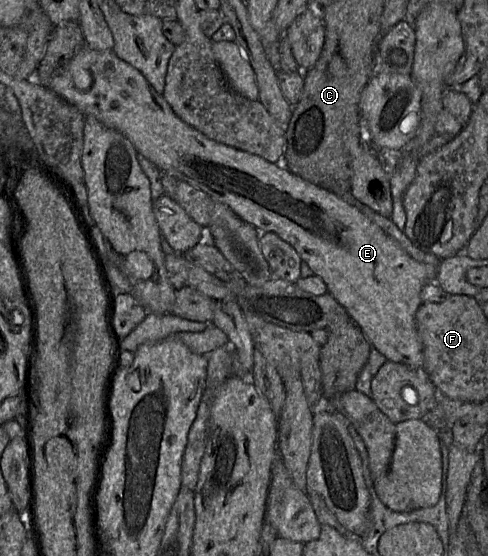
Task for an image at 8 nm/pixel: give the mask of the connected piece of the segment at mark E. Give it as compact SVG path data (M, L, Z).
M83 46L68 62L63 71L54 77L49 86L58 96L74 105L85 116L92 116L107 128L113 129L124 135L135 147L138 153L150 160L161 172L170 174L175 178L185 181L194 188L208 194L214 202L221 202L227 205L239 218L254 226L260 232L274 232L284 241L288 242L298 252L302 260L312 269L314 275L319 276L326 284L329 294L331 294L347 311L352 320L361 328L364 335L370 342L371 348L377 349L387 361L404 363L412 367L423 367L423 346L419 338L415 313L422 304L420 297L423 287L435 282L438 267L421 263L410 257L407 252L379 226L369 220L355 206L352 206L334 192L327 190L319 185L290 172L282 164L275 164L266 159L217 142L205 136L203 133L193 128L181 120L172 110L162 94L159 94L145 79L145 77L129 63L120 59L112 50L94 50Z

